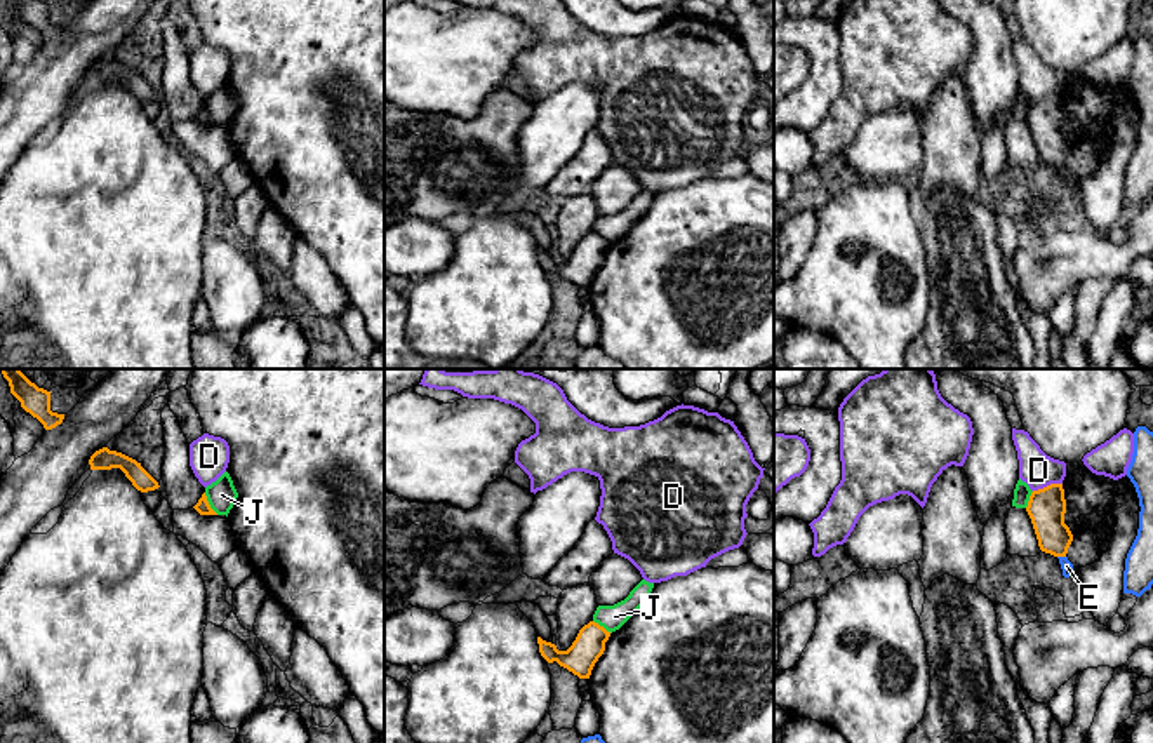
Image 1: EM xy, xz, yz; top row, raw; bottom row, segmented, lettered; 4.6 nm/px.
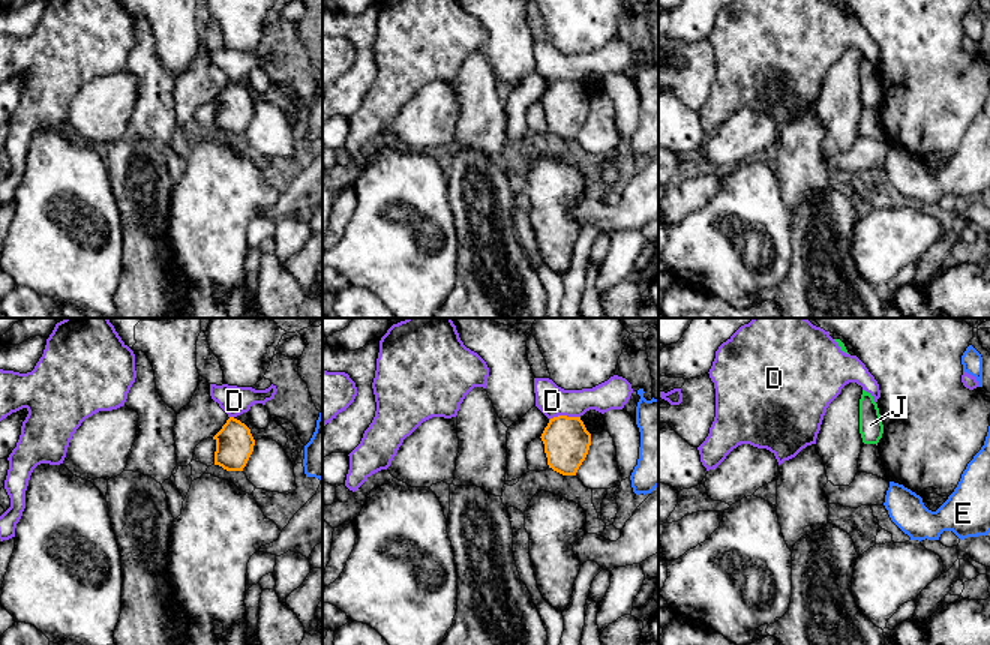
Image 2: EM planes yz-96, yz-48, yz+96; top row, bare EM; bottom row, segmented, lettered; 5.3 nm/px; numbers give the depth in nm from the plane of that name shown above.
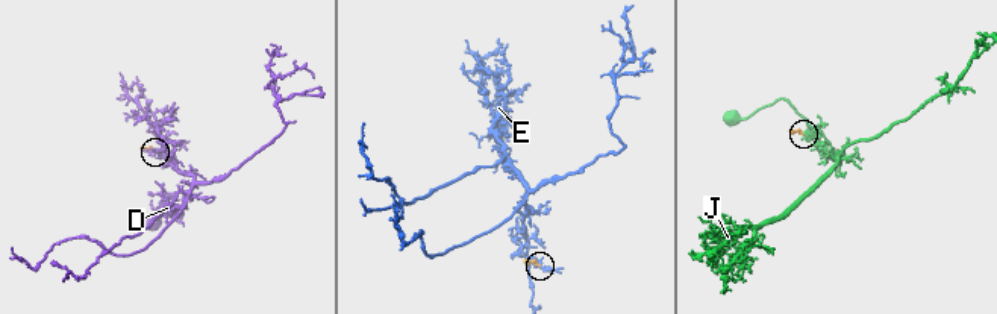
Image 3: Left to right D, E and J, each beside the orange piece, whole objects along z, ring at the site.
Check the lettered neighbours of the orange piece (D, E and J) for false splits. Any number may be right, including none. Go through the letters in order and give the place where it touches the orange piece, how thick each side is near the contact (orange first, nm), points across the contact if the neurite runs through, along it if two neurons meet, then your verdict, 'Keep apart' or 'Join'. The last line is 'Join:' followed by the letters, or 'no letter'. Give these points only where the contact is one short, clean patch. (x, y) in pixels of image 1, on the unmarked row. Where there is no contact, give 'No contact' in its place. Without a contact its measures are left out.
D: Touches orange at yz (1047, 96). Thickness 170 nm (orange) against 160 nm. Keep apart
E: Touches orange at yz (1061, 166). Thickness 170 nm (orange) against 60 nm. Boundary: yz (1058, 166), (1065, 167). Keep apart
J: Touches orange at xy (207, 113). Thickness 70 nm (orange) against 140 nm. Boundary: xy (204, 103), (218, 124). Keep apart
Join: no letter

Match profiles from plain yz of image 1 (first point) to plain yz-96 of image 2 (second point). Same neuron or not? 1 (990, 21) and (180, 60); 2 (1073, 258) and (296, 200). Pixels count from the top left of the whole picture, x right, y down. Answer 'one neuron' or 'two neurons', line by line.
1: one neuron
2: one neuron

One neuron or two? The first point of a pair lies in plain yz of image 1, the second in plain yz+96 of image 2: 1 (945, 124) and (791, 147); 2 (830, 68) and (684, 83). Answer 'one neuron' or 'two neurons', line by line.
1: one neuron
2: one neuron

